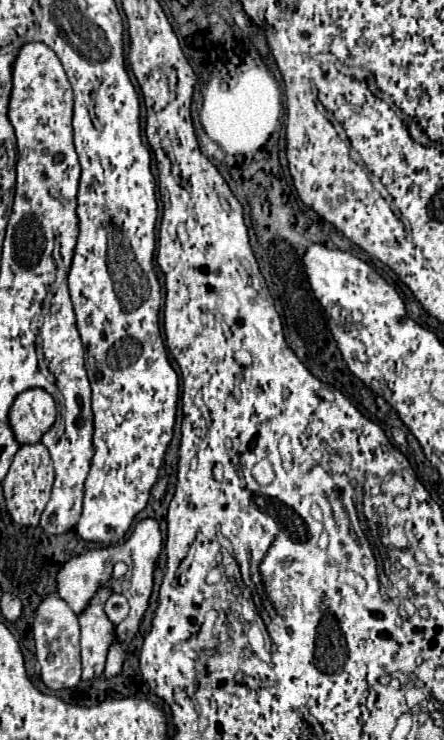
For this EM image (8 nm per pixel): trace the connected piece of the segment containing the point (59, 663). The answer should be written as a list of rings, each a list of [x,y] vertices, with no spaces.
[[[49,594],[41,602],[33,622],[35,634],[35,656],[41,664],[41,680],[49,690],[63,690],[73,688],[81,680],[81,660],[79,660],[79,620],[61,602],[59,594]]]

